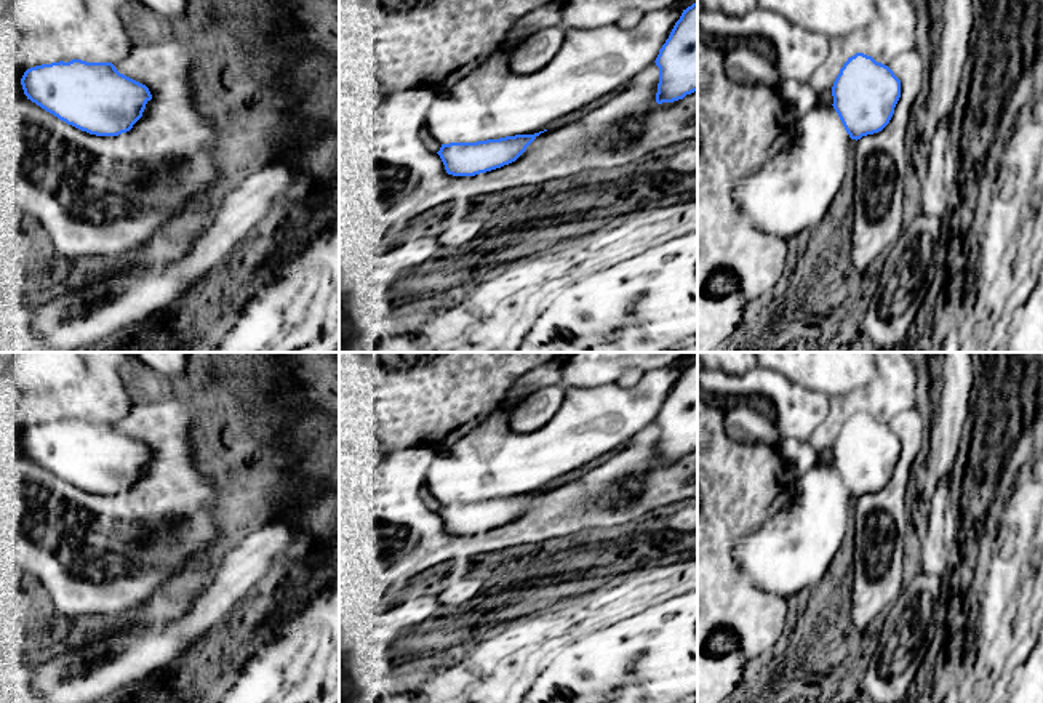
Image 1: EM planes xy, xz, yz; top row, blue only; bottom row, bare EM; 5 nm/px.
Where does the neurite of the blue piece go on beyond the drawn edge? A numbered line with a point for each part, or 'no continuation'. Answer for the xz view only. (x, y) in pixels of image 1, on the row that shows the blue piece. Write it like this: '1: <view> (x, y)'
no continuation

